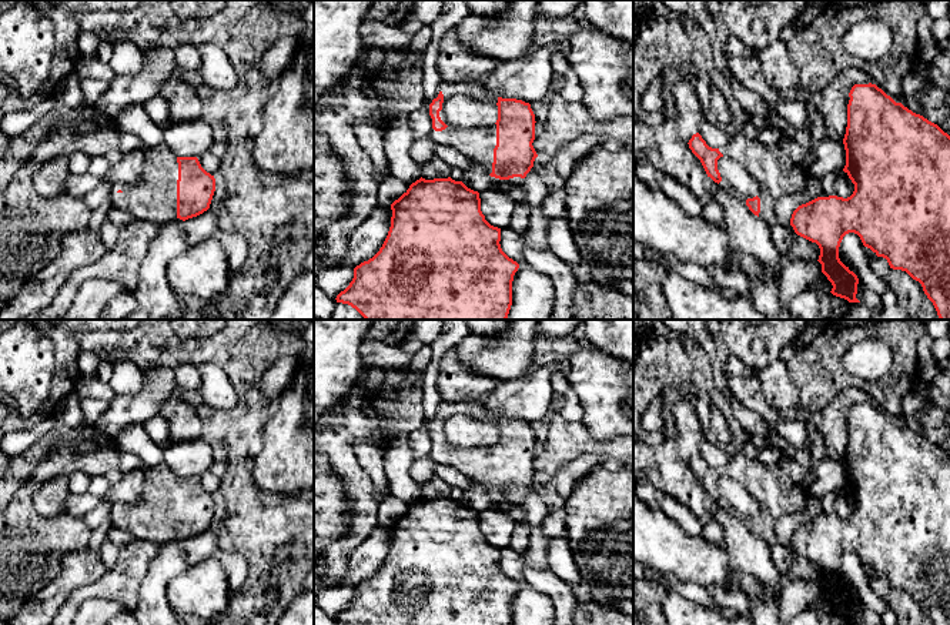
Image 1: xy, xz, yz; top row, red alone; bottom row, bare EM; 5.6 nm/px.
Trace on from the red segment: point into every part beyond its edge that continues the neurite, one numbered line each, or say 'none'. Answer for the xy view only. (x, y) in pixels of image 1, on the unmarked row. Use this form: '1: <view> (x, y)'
1: xy (153, 517)

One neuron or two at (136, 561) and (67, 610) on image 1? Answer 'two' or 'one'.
one

